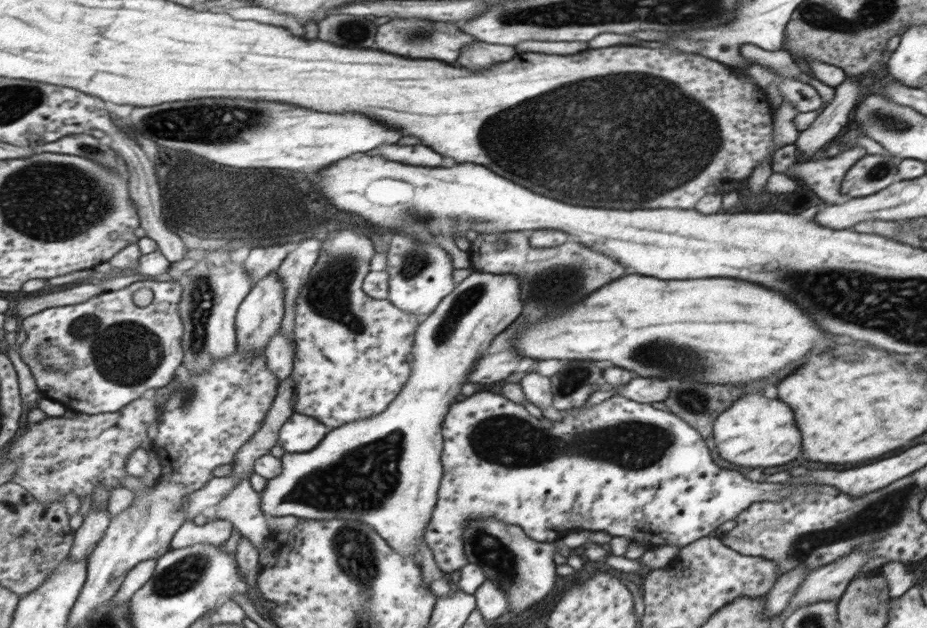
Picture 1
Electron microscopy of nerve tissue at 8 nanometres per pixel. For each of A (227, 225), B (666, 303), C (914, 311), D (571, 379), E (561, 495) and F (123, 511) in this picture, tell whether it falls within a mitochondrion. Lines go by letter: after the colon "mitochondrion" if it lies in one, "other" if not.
A: mitochondrion
B: other
C: mitochondrion
D: mitochondrion
E: other
F: other

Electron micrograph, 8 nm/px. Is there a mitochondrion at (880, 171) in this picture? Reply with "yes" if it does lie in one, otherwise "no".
yes

